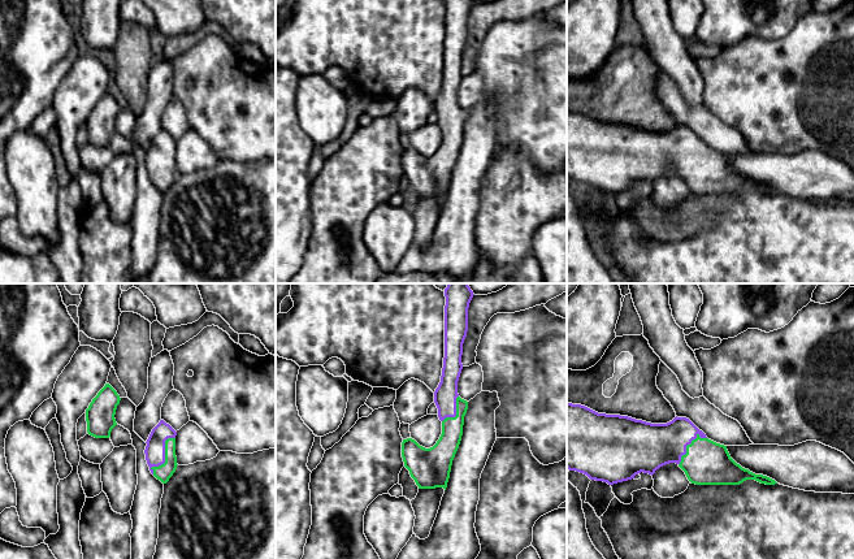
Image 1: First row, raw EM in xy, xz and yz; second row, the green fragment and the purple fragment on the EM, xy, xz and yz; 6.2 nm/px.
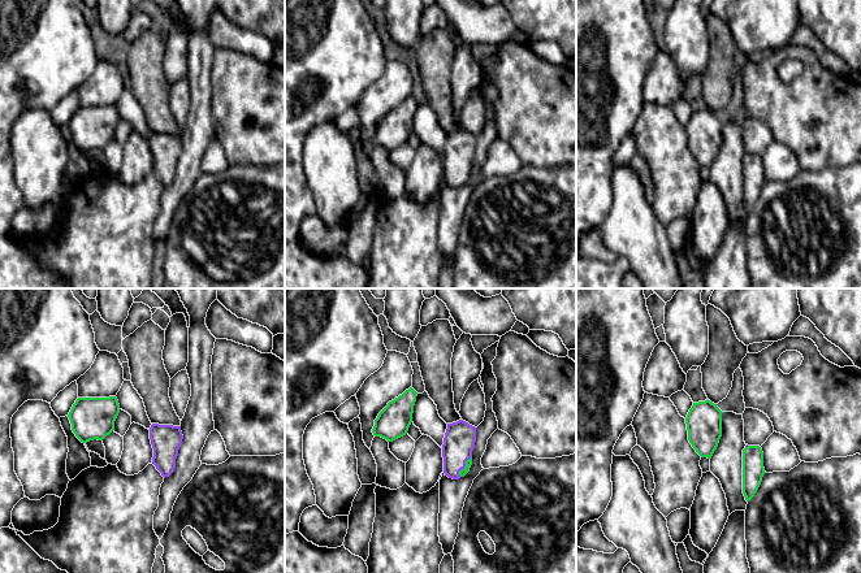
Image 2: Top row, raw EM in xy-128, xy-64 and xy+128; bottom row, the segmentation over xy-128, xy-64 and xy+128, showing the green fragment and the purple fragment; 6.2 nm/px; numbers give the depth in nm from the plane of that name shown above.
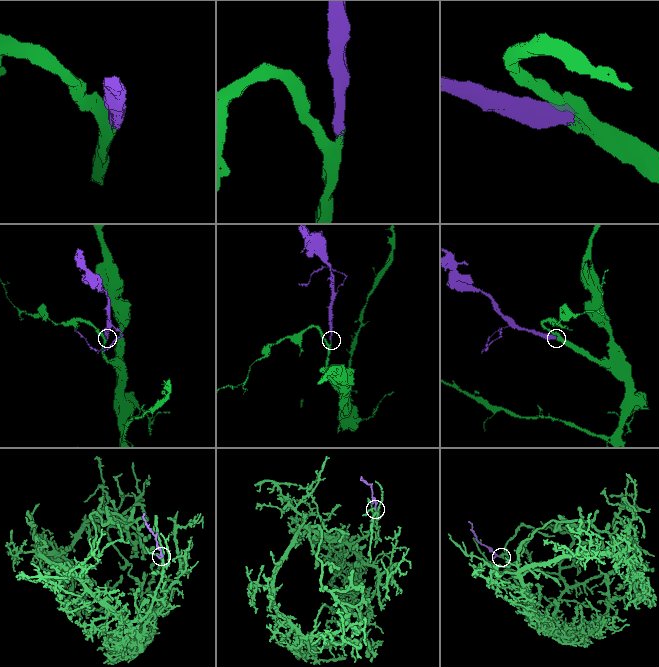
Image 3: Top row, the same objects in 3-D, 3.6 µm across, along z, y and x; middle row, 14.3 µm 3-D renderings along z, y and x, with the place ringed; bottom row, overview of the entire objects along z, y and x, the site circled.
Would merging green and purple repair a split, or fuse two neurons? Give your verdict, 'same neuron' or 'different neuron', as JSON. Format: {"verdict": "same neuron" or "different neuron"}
{"verdict": "same neuron"}

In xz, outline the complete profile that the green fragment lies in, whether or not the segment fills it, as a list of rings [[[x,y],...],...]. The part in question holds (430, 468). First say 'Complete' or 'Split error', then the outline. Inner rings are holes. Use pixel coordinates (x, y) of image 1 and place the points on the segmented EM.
Split error. [[[448,283],[445,289],[445,358],[441,382],[434,391],[442,434],[430,448],[420,446],[412,438],[402,442],[404,467],[419,489],[446,490],[452,460],[461,441],[468,402],[459,396],[458,381],[463,369],[463,343],[468,332],[468,308],[473,295],[468,283]]]

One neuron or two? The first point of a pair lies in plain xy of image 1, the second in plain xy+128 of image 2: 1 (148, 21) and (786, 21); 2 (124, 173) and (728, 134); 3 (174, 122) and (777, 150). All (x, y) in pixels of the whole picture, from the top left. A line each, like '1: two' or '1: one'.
1: one
2: two
3: two

